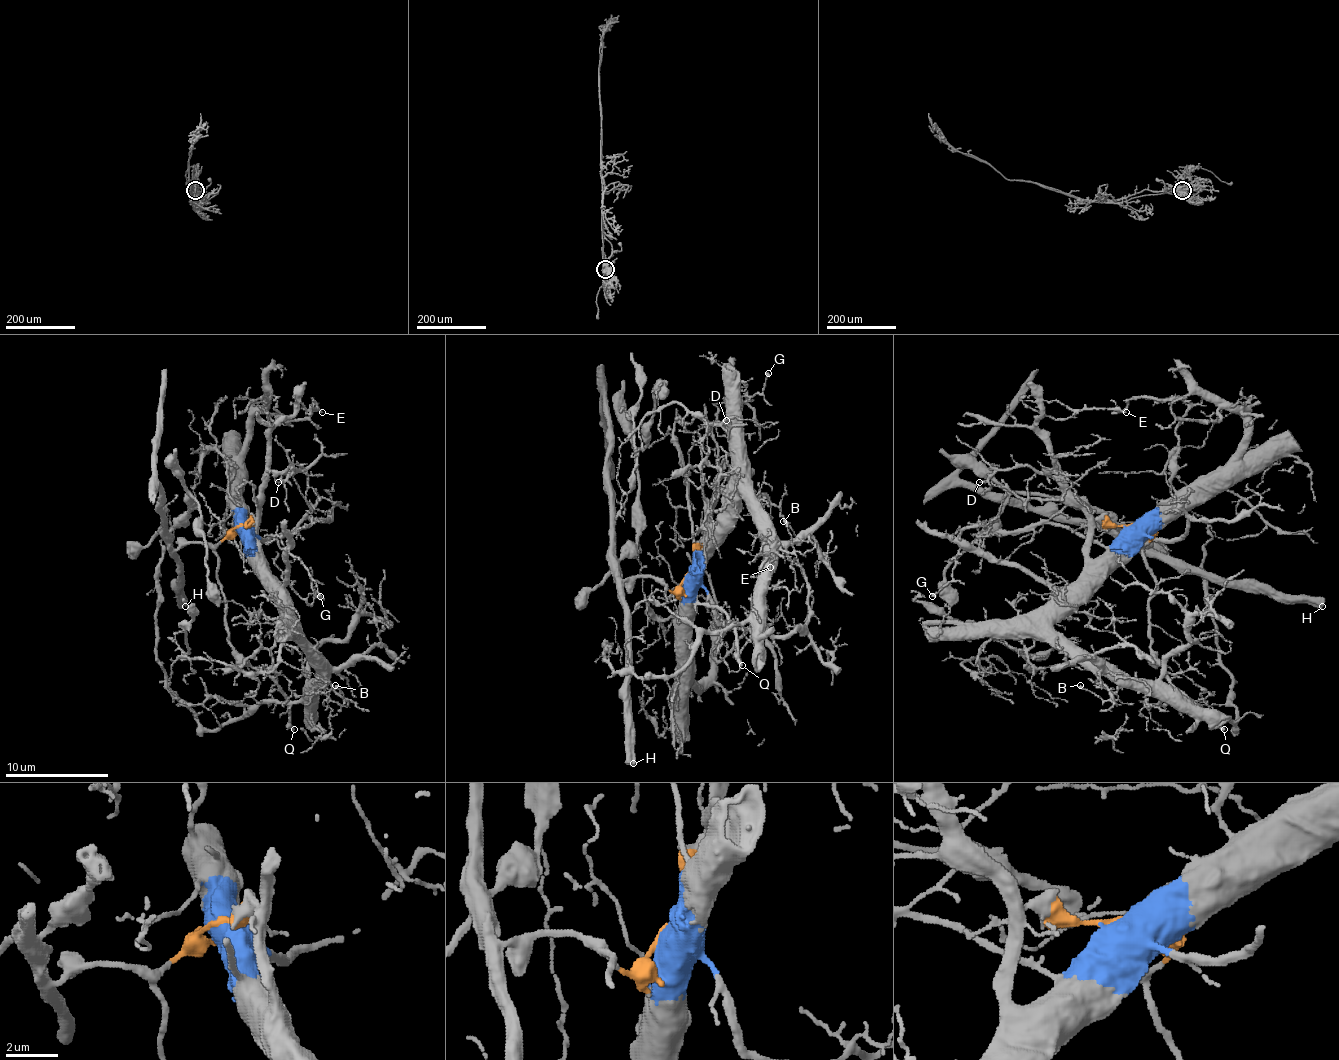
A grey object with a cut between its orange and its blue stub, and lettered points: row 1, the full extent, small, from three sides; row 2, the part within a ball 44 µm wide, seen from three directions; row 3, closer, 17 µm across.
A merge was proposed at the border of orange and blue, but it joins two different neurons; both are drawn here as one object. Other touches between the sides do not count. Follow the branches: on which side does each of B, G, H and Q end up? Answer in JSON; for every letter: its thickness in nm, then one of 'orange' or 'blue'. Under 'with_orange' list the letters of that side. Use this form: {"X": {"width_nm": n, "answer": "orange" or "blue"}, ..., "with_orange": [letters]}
{"B": {"width_nm": 200, "answer": "blue"}, "G": {"width_nm": 160, "answer": "blue"}, "H": {"width_nm": 550, "answer": "orange"}, "Q": {"width_nm": 240, "answer": "orange"}, "with_orange": ["H", "Q"]}

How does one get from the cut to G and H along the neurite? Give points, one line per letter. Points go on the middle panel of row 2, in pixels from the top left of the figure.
G: (688, 572), (693, 554), (730, 508), (735, 456), (735, 404), (745, 396), (761, 394), (768, 373)
H: (688, 572), (670, 591), (652, 578), (631, 578), (623, 583), (626, 754), (634, 764)

